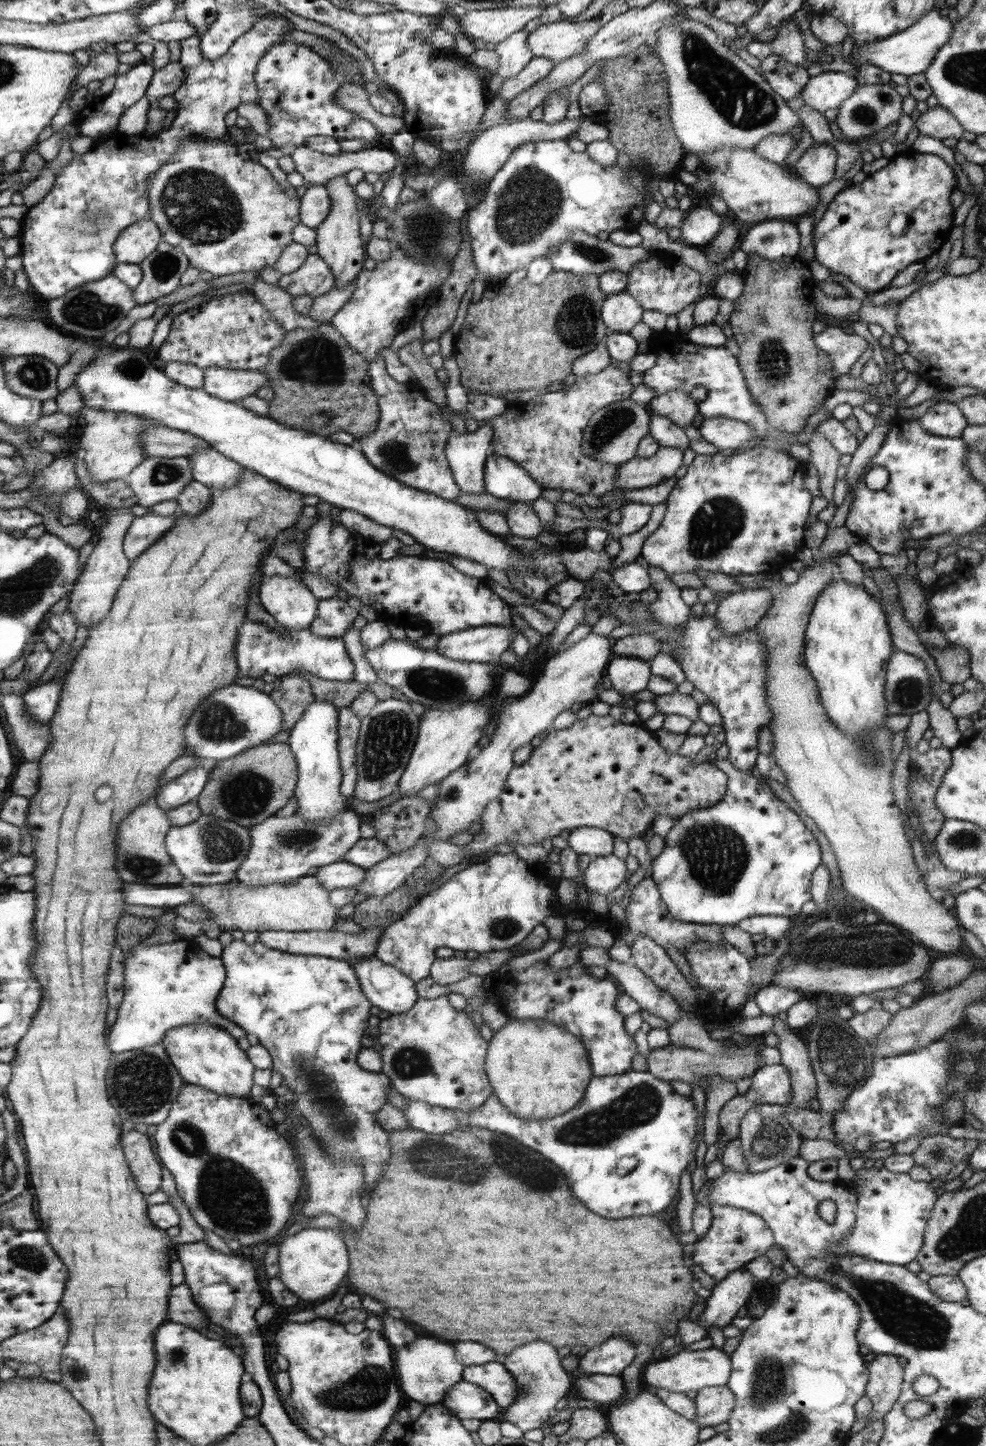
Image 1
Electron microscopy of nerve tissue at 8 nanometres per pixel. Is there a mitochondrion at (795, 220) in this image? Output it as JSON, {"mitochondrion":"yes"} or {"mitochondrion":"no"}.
{"mitochondrion":"no"}

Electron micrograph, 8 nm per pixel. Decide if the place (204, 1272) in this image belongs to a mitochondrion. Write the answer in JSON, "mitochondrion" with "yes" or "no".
{"mitochondrion":"no"}

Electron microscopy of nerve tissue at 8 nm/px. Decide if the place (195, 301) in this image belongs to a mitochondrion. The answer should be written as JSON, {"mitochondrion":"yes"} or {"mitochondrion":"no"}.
{"mitochondrion":"no"}

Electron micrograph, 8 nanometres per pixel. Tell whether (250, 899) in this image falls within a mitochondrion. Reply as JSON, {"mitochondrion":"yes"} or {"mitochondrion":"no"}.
{"mitochondrion":"no"}

